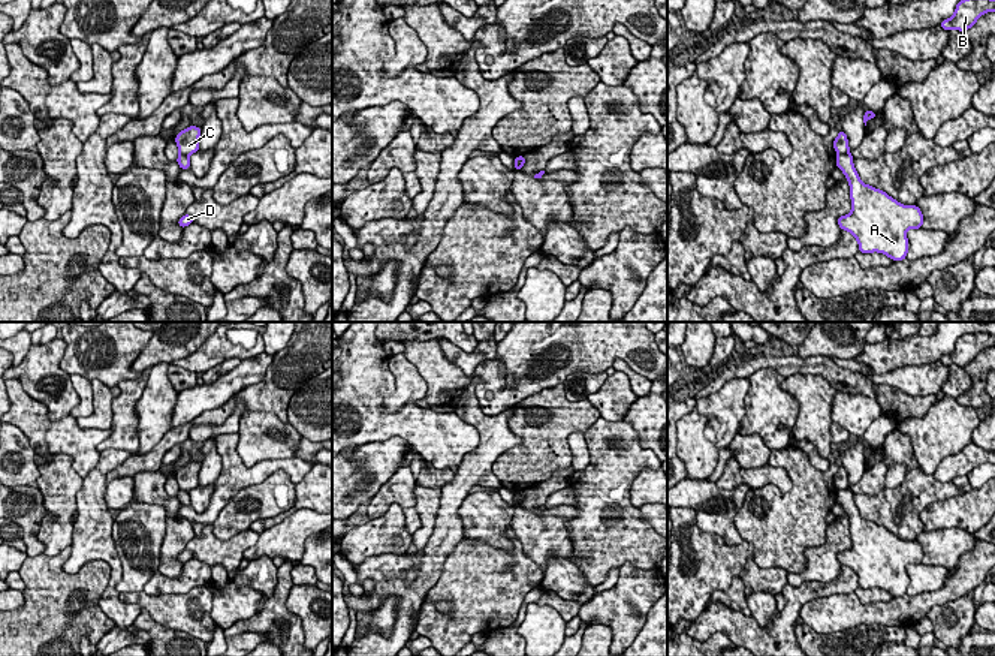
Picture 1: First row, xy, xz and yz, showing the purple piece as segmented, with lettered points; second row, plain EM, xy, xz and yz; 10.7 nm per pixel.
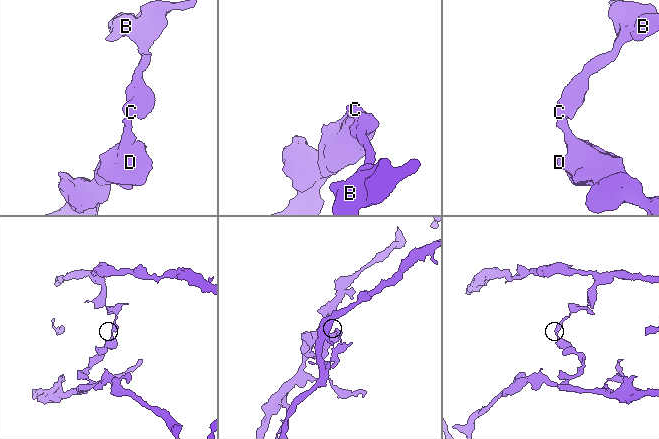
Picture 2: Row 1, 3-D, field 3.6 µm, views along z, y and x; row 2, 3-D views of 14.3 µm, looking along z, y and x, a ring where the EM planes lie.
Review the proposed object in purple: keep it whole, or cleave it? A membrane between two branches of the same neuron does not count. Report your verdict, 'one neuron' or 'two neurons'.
two neurons

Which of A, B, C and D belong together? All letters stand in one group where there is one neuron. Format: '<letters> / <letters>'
A D / B C

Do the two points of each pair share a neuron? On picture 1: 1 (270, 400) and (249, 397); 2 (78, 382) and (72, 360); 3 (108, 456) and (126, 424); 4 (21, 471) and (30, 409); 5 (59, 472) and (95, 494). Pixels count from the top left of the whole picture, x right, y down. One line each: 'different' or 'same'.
1: same
2: different
3: different
4: different
5: different

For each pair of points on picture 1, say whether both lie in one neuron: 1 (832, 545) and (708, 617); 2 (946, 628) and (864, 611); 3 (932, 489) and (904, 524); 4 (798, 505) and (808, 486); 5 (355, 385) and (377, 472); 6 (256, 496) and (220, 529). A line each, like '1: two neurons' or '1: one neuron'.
1: two neurons
2: two neurons
3: one neuron
4: one neuron
5: two neurons
6: one neuron

